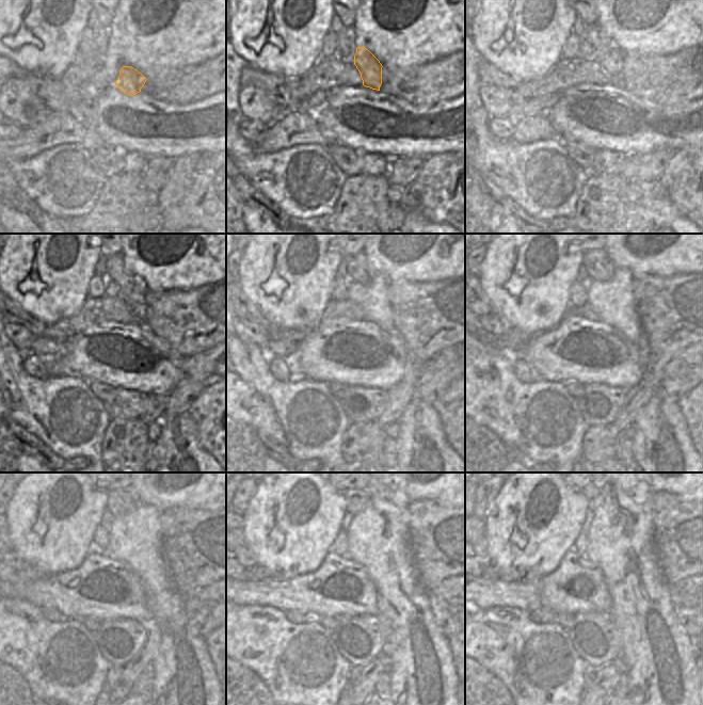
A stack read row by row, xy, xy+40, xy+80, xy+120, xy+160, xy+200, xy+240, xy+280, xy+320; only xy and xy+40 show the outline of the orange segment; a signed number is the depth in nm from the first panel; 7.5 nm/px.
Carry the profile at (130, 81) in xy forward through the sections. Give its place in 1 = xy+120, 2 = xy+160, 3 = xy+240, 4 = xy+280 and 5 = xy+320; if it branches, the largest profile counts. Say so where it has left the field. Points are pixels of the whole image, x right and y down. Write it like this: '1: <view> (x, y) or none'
1: xy+120 (132, 288)
2: xy+160 (358, 269)
3: xy+240 (121, 501)
4: xy+280 (356, 499)
5: xy+320 (594, 497)

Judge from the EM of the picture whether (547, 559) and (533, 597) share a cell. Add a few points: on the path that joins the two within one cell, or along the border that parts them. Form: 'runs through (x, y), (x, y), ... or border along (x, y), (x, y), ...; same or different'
border along (560, 562), (550, 573), (533, 581), (516, 582); different

